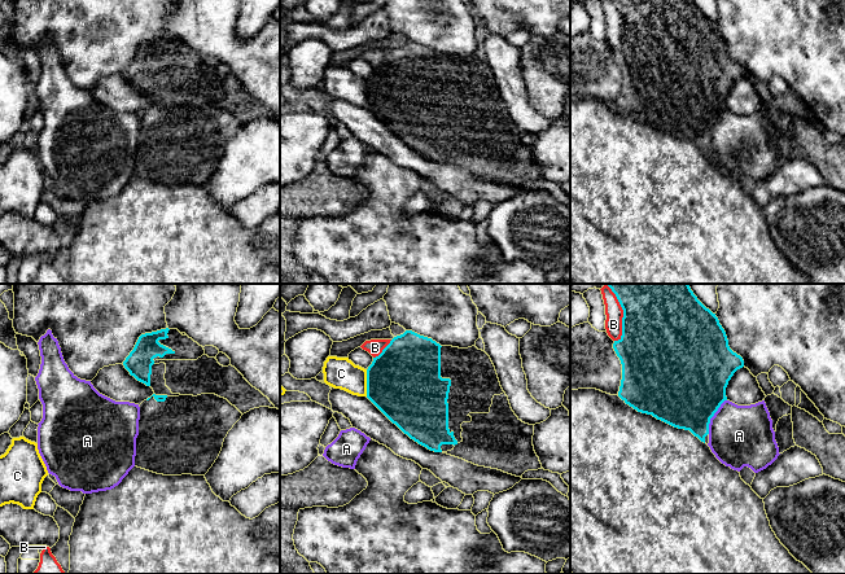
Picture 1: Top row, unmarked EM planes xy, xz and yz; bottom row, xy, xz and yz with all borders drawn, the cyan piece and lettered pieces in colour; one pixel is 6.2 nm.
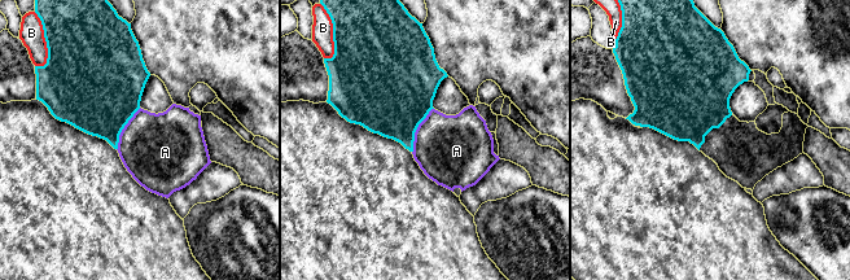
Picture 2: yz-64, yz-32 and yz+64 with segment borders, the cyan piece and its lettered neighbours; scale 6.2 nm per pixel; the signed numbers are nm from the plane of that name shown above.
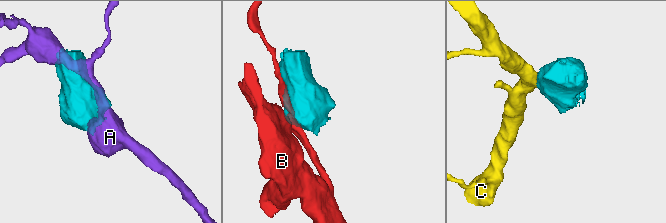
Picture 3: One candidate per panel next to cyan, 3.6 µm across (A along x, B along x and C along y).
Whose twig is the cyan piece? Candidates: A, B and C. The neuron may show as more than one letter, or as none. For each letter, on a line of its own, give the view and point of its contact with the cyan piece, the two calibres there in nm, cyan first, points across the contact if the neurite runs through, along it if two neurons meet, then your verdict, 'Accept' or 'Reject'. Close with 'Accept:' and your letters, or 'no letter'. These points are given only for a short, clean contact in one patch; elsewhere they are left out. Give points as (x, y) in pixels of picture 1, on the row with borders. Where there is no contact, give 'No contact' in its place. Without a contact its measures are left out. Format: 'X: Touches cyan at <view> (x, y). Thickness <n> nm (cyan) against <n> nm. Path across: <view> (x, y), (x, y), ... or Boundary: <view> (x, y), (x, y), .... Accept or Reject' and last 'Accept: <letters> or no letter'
A: Touches cyan at yz (713, 415). Thickness 500 nm (cyan) against 380 nm. Boundary: yz (726, 399), (710, 419), (708, 433). Reject
B: Touches cyan at yz (624, 312). Thickness 500 nm (cyan) against 110 nm. Reject
C: Touches cyan at xz (367, 382). Thickness 460 nm (cyan) against 190 nm. Boundary: xz (366, 369), (367, 395). Reject
Accept: no letter

